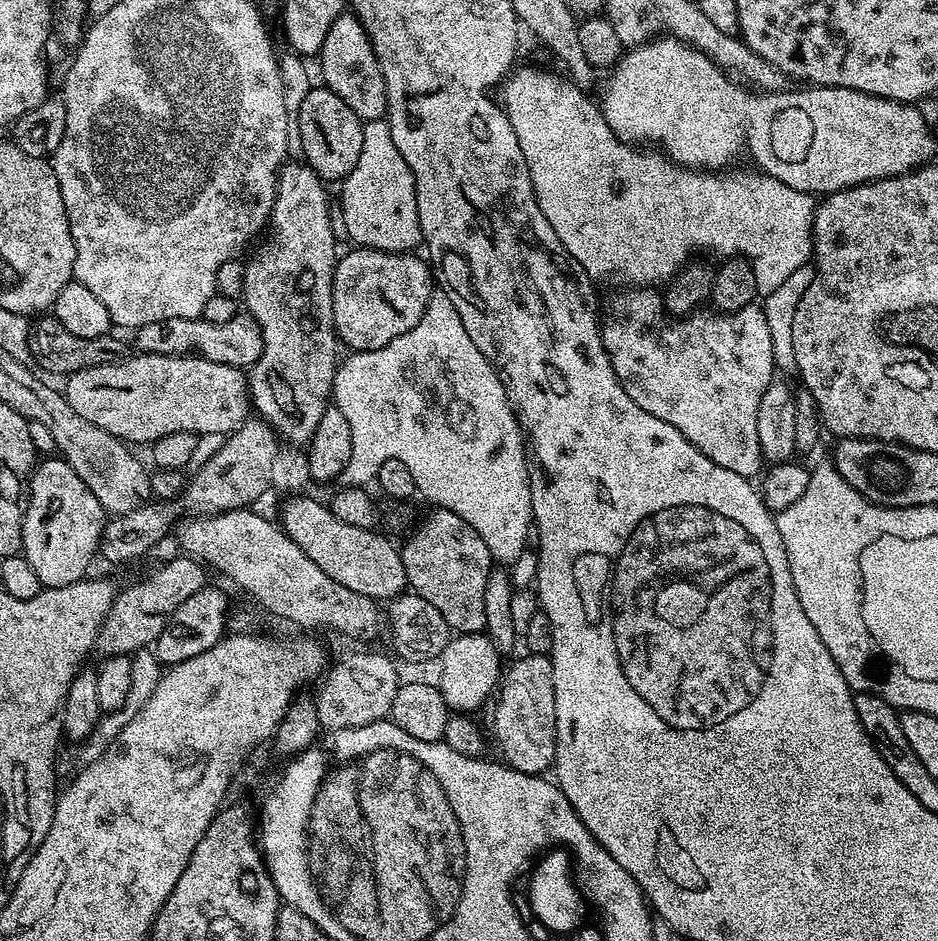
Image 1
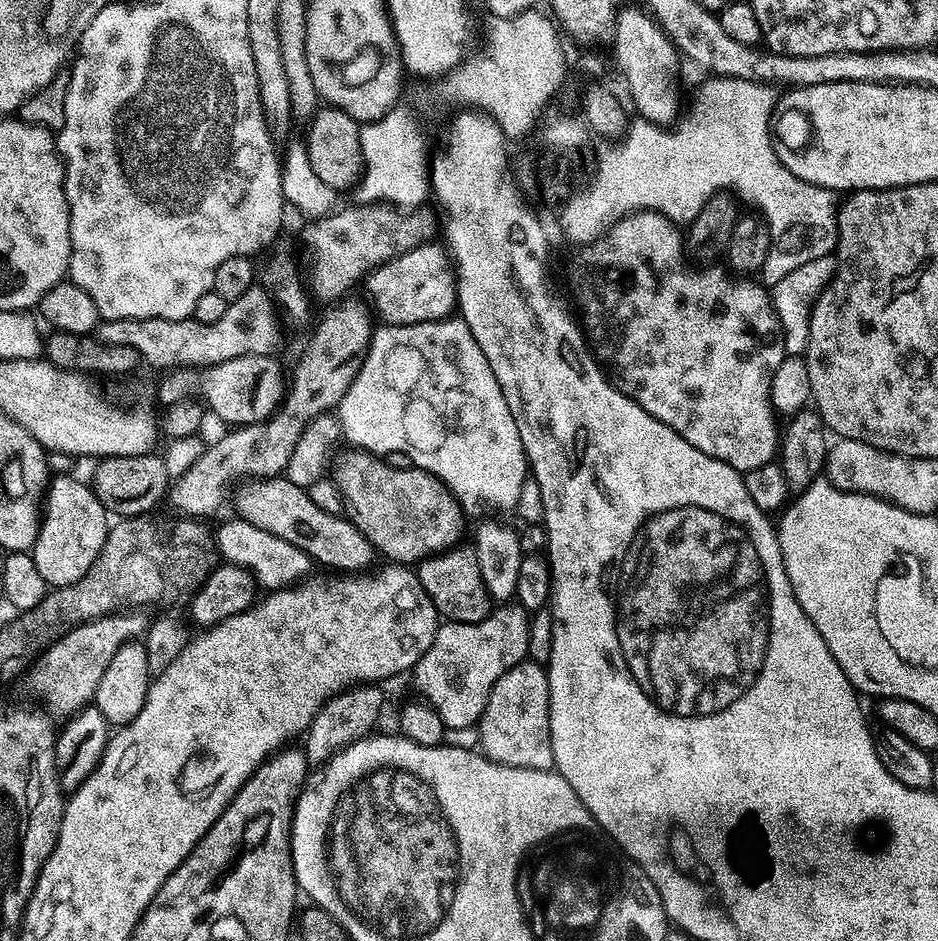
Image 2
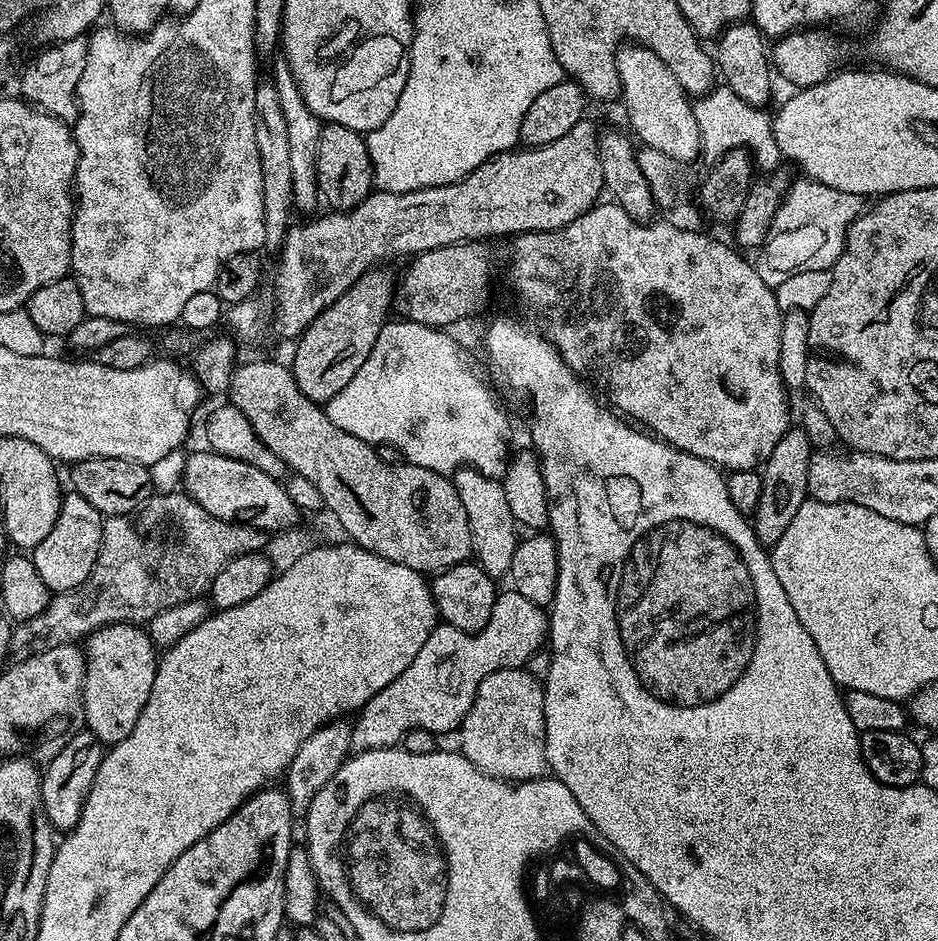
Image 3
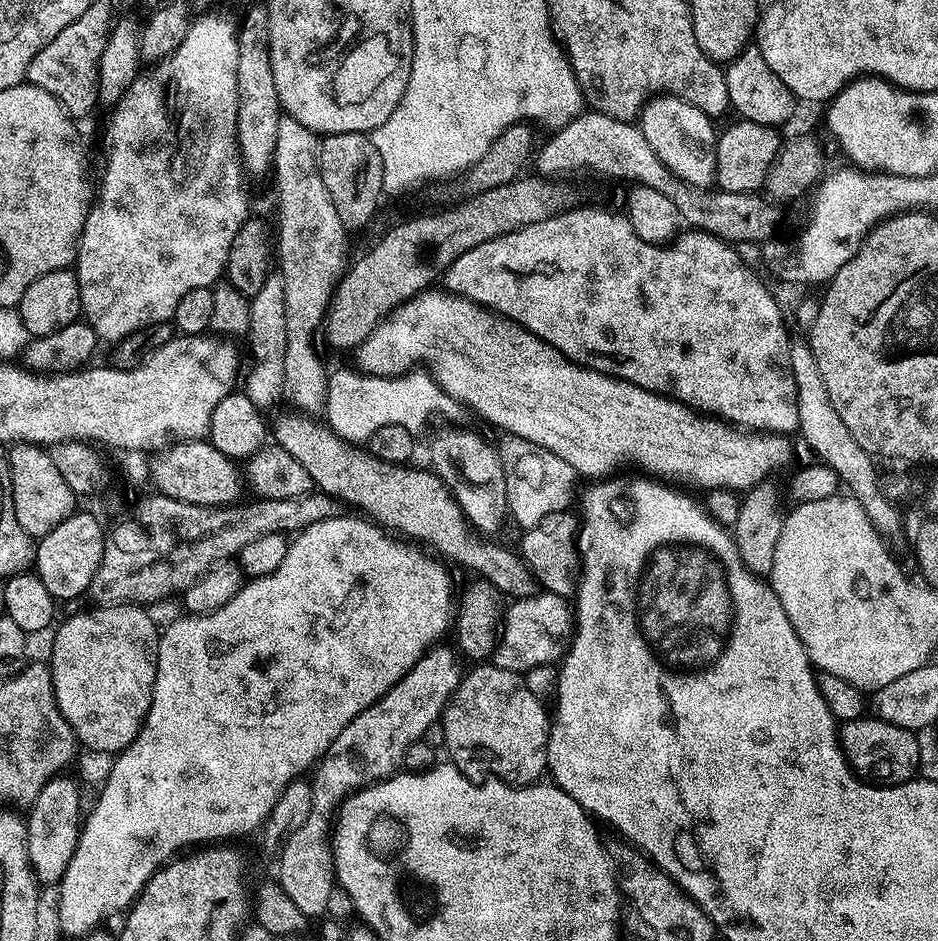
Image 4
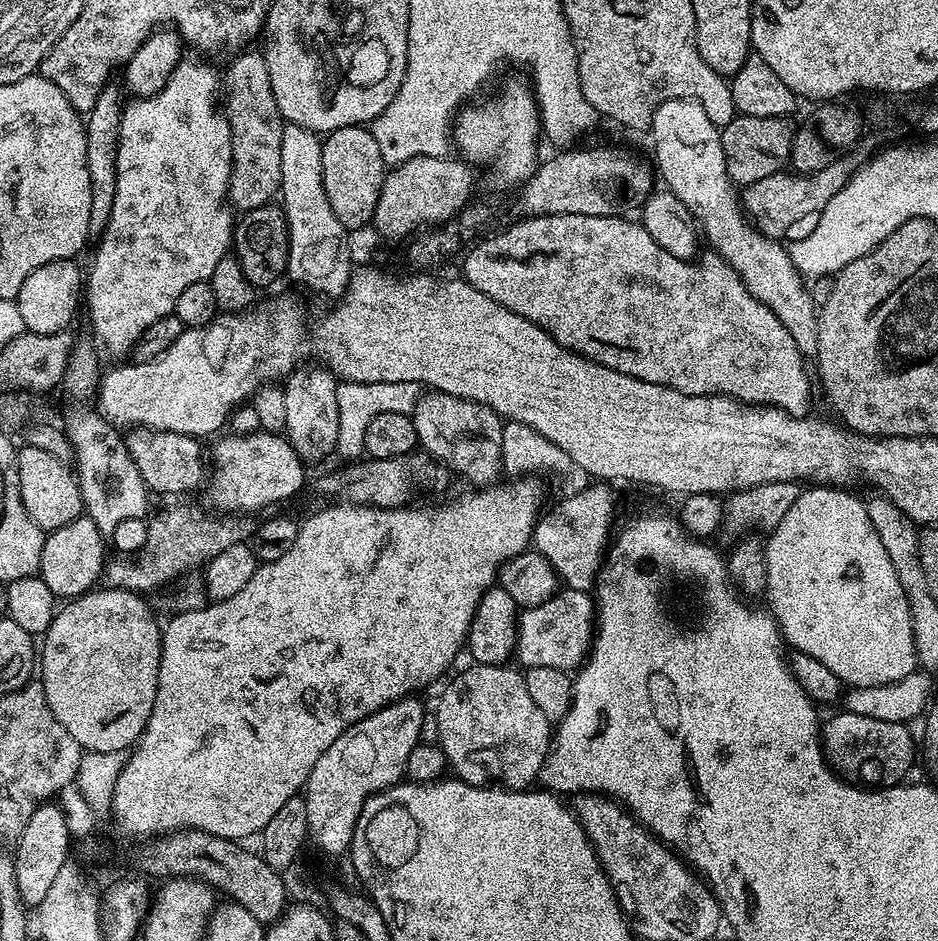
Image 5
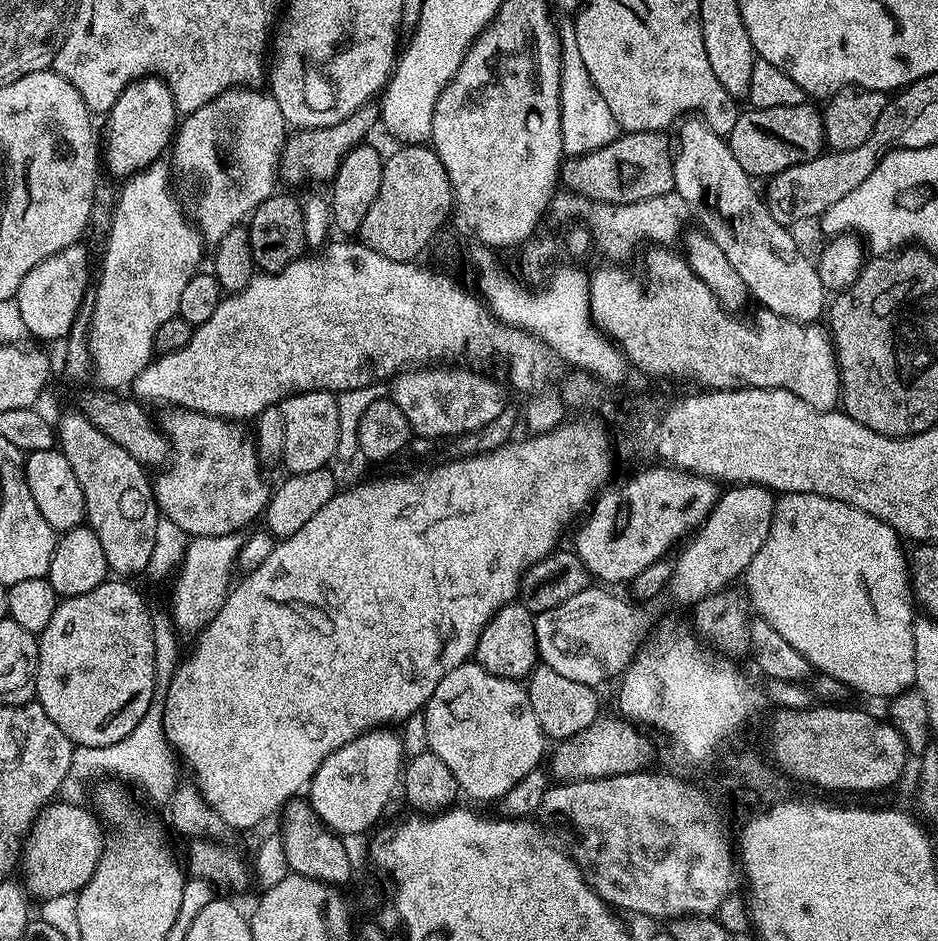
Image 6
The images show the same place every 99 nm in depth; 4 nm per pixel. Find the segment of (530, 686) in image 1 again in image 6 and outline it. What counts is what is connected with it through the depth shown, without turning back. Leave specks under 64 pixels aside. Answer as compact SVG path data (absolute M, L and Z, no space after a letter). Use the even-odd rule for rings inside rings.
M469 662L450 670L450 674L438 682L438 690L430 694L422 711L428 748L438 754L446 766L450 766L450 774L454 774L460 783L460 791L465 797L468 795L476 800L499 801L511 788L518 786L526 774L541 767L546 737L538 719L534 718L527 687L519 680L498 678L498 674L490 674L481 664Z

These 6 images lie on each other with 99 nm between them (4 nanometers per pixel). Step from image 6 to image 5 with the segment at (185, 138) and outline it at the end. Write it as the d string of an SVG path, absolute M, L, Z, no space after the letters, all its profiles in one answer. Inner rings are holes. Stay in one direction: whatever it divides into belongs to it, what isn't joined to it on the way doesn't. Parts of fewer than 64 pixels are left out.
M241 51L229 66L228 101L222 104L222 111L232 127L232 177L228 199L237 209L240 207L241 213L269 203L280 191L282 134L286 123L270 86L270 70L266 70L263 51L252 51Z

